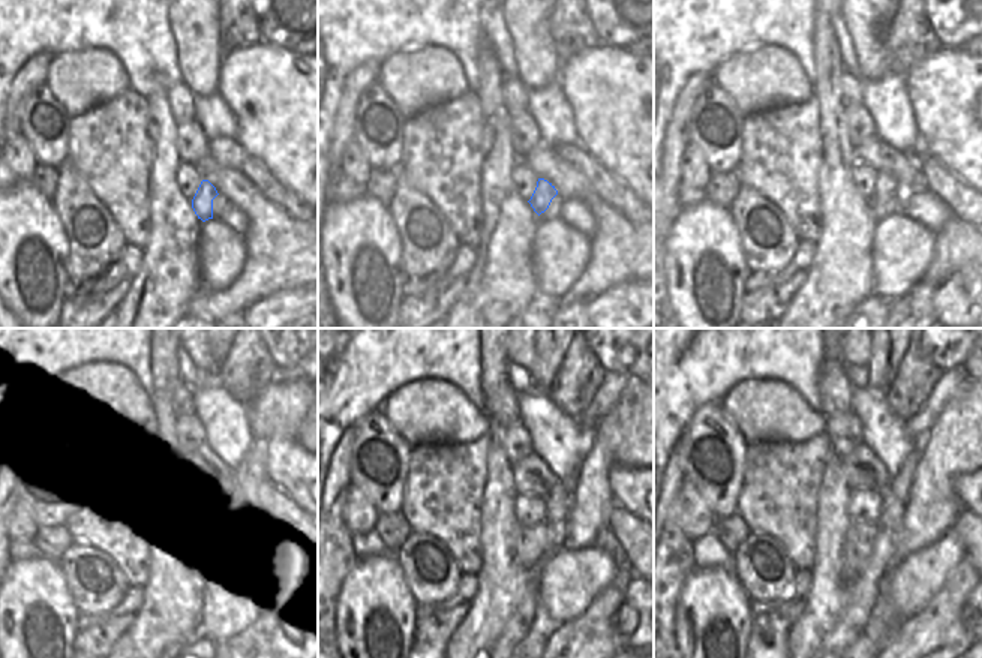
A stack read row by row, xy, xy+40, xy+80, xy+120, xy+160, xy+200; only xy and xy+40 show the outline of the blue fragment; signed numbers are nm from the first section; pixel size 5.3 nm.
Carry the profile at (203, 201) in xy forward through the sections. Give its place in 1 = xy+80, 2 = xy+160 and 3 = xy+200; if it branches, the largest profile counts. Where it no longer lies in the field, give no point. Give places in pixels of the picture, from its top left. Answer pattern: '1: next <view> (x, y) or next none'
1: next xy+80 (885, 186)
2: next xy+160 (558, 504)
3: next xy+200 (900, 484)

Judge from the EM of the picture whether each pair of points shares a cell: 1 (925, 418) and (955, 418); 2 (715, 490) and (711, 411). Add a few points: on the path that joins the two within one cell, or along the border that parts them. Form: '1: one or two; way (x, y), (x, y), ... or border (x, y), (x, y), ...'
1: two; border (957, 388), (927, 433), (922, 450)
2: one; way (696, 472), (688, 454), (691, 442), (703, 430)

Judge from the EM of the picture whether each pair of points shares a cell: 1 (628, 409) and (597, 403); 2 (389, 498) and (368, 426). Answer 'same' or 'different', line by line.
1: different
2: same

